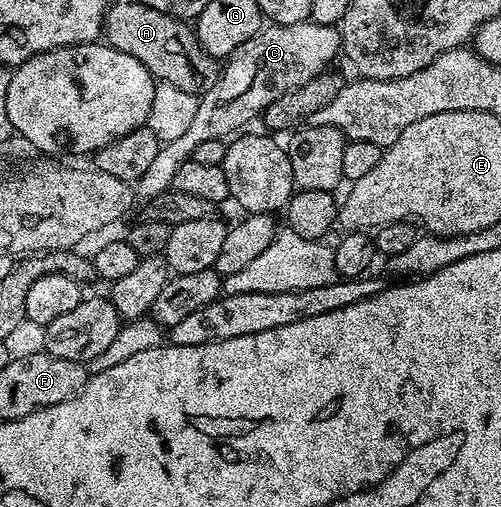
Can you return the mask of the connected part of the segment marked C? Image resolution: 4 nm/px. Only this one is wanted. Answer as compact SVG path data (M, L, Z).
M310 20L296 22L295 25L266 24L261 31L239 45L238 49L232 51L222 66L220 75L214 85L204 92L199 98L195 111L194 120L190 127L178 138L178 140L162 144L159 153L155 155L153 164L143 173L143 177L135 184L136 196L143 201L153 199L172 188L175 173L179 165L192 158L197 145L203 141L227 139L240 132L249 121L257 118L264 112L267 105L278 100L283 93L306 84L315 76L322 74L326 67L335 57L340 54L341 34L340 30L332 24L314 23Z

